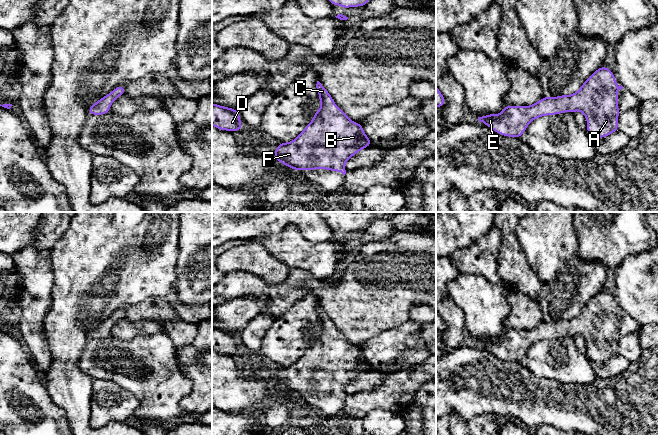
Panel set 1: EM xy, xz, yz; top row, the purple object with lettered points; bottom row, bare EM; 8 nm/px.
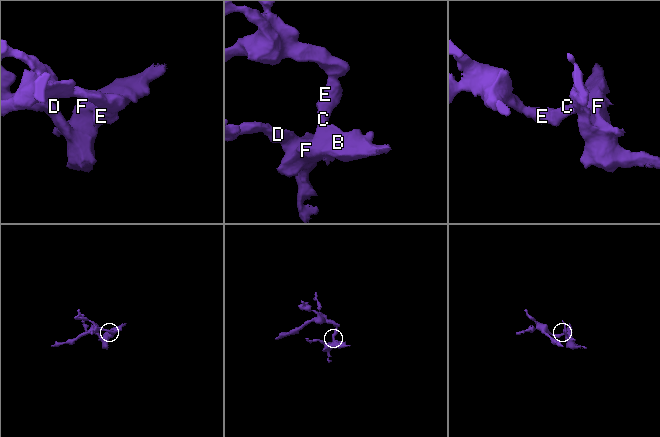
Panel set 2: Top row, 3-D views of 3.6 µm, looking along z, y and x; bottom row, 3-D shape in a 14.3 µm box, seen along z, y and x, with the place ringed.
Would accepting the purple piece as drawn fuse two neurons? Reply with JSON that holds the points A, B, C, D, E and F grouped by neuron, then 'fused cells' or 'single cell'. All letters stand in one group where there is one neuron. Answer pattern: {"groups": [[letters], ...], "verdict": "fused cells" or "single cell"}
{"groups": [["A", "B", "C", "D", "E", "F"]], "verdict": "single cell"}

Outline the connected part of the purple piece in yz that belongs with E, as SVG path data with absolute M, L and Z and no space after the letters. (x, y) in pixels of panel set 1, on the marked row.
M603 65L593 72L581 85L580 89L573 94L560 95L553 98L546 95L530 106L505 105L500 114L487 114L478 117L478 119L479 122L484 123L502 136L520 138L528 125L538 117L580 111L586 117L588 135L595 138L605 138L613 132L619 131L618 115L621 112L618 108L617 99L619 98L619 94L617 90L623 89L623 86L617 85L617 80L614 76L613 71Z

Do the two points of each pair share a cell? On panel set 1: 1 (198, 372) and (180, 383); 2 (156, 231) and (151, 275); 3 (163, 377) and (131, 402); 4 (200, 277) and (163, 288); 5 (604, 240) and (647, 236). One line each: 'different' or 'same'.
1: different
2: same
3: different
4: different
5: same

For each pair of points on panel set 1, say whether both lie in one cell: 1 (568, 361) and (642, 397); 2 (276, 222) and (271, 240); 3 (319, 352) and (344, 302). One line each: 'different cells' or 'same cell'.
1: different cells
2: different cells
3: different cells

